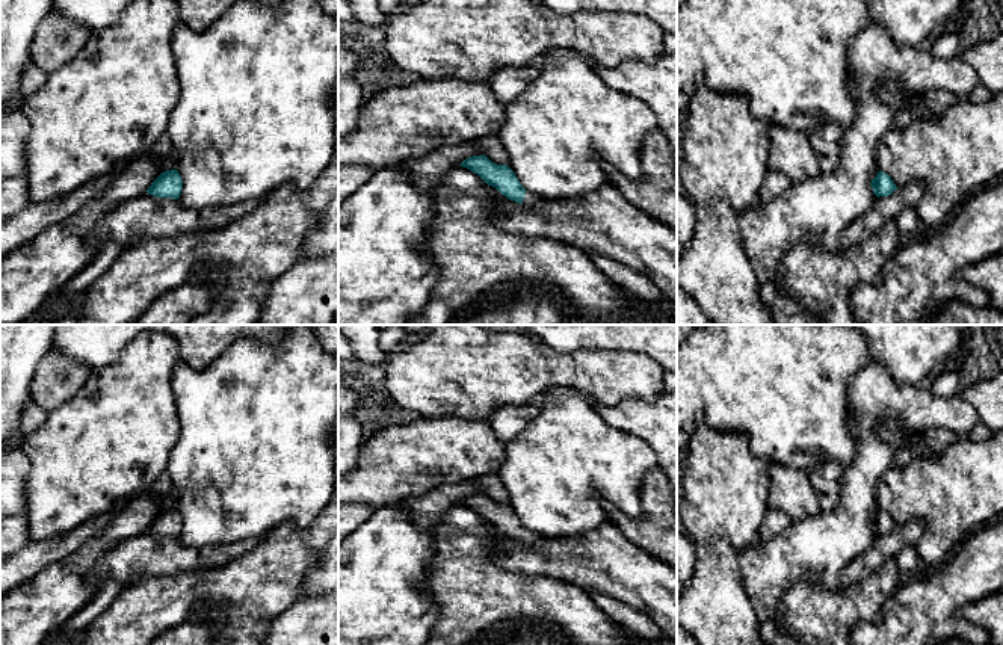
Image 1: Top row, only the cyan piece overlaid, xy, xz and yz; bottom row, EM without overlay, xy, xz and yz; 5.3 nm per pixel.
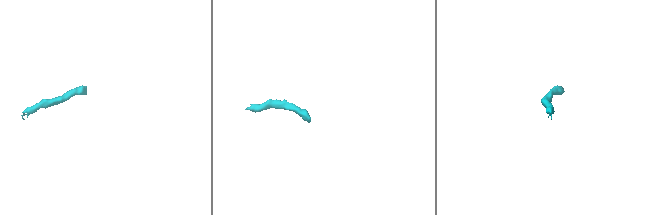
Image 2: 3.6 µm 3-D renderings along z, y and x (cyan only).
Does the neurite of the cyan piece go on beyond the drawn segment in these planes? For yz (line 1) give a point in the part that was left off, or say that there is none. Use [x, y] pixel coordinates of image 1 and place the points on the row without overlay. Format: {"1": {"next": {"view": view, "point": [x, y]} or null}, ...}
{"1": {"next": null}}

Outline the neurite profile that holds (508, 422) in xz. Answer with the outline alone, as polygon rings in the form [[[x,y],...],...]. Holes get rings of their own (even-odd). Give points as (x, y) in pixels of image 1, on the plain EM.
[[[538,396],[524,406],[505,406],[495,409],[486,417],[486,421],[492,427],[495,437],[506,443],[520,435],[532,423],[539,414],[541,405],[542,399]]]

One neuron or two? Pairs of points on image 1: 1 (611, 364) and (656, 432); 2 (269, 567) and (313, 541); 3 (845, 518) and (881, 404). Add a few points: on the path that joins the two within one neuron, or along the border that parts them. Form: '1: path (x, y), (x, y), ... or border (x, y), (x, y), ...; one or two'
1: border (660, 391), (651, 401), (623, 398), (598, 407); two
2: path (280, 562), (290, 552), (302, 546); one
3: path (858, 490), (858, 482), (867, 469), (867, 432); one

